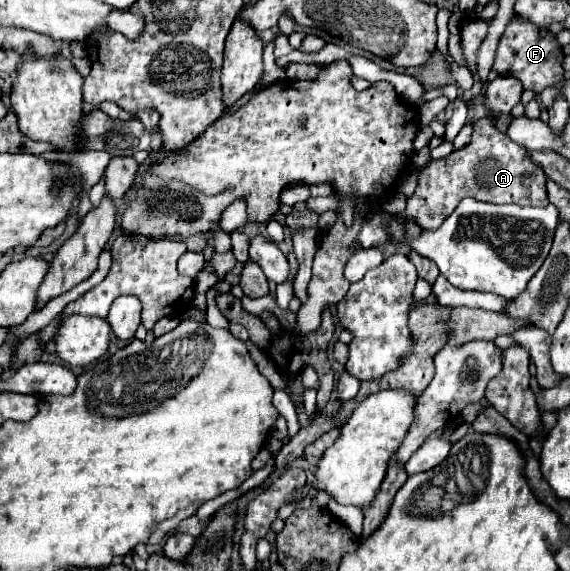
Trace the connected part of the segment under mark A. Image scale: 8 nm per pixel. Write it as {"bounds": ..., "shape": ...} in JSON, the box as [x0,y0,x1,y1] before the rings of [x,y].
{"bounds":[406,116,546,228],"shape":[[[484,116],[474,124],[472,140],[460,150],[454,150],[442,160],[432,160],[420,170],[418,188],[408,198],[406,218],[414,218],[422,228],[438,228],[462,198],[472,196],[476,200],[494,204],[518,204],[518,206],[546,206],[546,174],[528,156],[528,150],[514,144],[506,134],[496,128],[494,116]]]}

